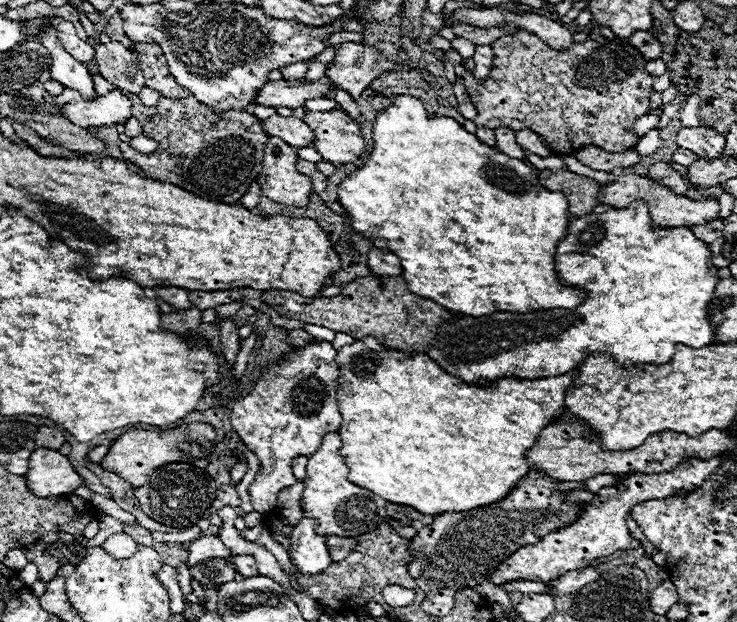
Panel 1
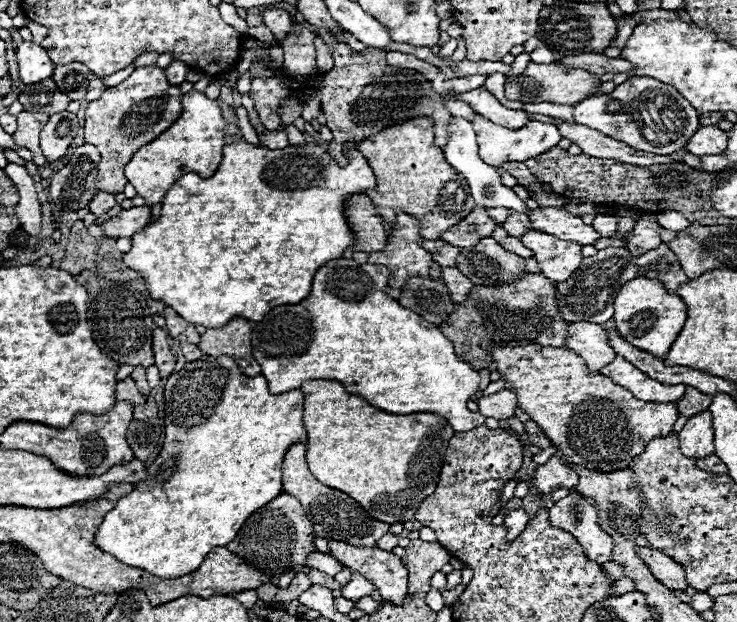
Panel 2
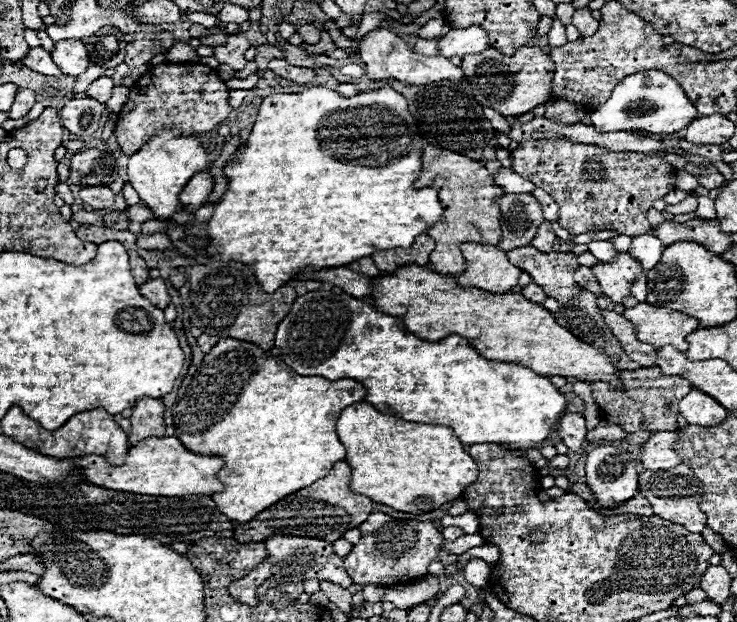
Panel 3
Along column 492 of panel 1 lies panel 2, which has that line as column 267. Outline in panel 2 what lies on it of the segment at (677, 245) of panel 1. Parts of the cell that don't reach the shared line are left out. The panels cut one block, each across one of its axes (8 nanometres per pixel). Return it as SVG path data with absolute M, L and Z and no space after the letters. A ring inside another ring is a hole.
M336 258L336 260L330 260L326 262L324 266L318 268L318 272L314 274L314 280L312 280L312 292L308 294L308 298L304 298L302 302L298 304L286 304L286 306L278 306L278 308L272 308L258 324L254 324L254 330L252 330L252 354L256 358L256 362L262 366L262 376L266 376L268 384L270 384L270 392L272 394L282 394L282 392L288 392L288 390L296 390L302 386L304 380L336 380L336 382L342 382L344 388L354 394L354 396L360 396L364 400L368 400L372 406L384 410L384 412L390 412L390 414L414 414L414 412L434 412L434 414L440 414L444 416L450 426L454 428L454 432L468 432L476 426L482 426L486 418L482 418L482 414L478 412L470 412L466 408L468 400L478 392L478 382L480 382L480 376L478 372L468 364L468 362L462 362L456 354L454 354L454 346L452 342L438 330L438 326L426 322L422 316L414 314L412 310L400 306L394 298L390 298L384 288L388 284L388 270L386 266L380 266L380 264L358 264L356 260L352 258Z

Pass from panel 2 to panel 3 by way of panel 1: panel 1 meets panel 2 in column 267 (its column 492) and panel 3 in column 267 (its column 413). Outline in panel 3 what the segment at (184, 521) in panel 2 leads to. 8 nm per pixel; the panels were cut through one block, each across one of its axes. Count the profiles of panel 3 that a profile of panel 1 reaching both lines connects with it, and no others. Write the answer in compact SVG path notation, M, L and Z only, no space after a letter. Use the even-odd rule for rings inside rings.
M222 338L206 354L202 366L192 376L186 394L172 408L174 434L188 450L222 456L226 460L226 466L218 472L224 490L212 494L212 498L222 514L236 522L248 522L288 494L312 486L316 480L324 478L336 462L346 458L346 450L340 444L334 426L346 406L366 398L366 388L352 378L326 380L322 376L300 376L282 362L278 348L264 354L262 350L250 354L250 342ZM186 394L190 400L186 400ZM192 424L198 424L198 432L192 432Z

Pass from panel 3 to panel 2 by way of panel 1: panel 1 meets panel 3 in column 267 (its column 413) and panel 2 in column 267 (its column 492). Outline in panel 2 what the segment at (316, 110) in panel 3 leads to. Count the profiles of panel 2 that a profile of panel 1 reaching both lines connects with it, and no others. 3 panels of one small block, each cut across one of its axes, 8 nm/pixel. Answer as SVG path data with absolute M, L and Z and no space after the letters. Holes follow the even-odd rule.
M248 142L226 144L222 164L220 164L220 168L216 170L216 174L212 178L202 180L198 174L188 172L170 186L170 190L166 192L166 196L162 200L162 212L160 212L158 220L144 226L142 230L138 230L132 236L132 248L122 256L122 262L128 268L140 272L140 276L146 280L146 288L148 288L152 300L158 300L164 306L174 308L176 314L182 316L190 324L202 324L206 328L222 328L236 316L242 316L242 318L252 320L252 322L260 322L272 308L284 306L284 304L296 304L296 302L304 300L310 294L314 272L322 264L326 264L328 260L334 260L334 258L342 256L342 252L348 246L352 246L354 238L352 238L352 232L350 232L350 228L346 224L346 218L344 218L344 200L350 194L362 194L362 192L374 188L376 186L376 176L374 176L370 164L366 162L366 158L358 150L350 152L350 156L346 156L346 158L348 158L350 164L346 168L340 168L330 158L324 144L320 144L320 142L310 142L310 144L302 146L302 148L288 146L284 150L268 150L264 146L252 146Z

